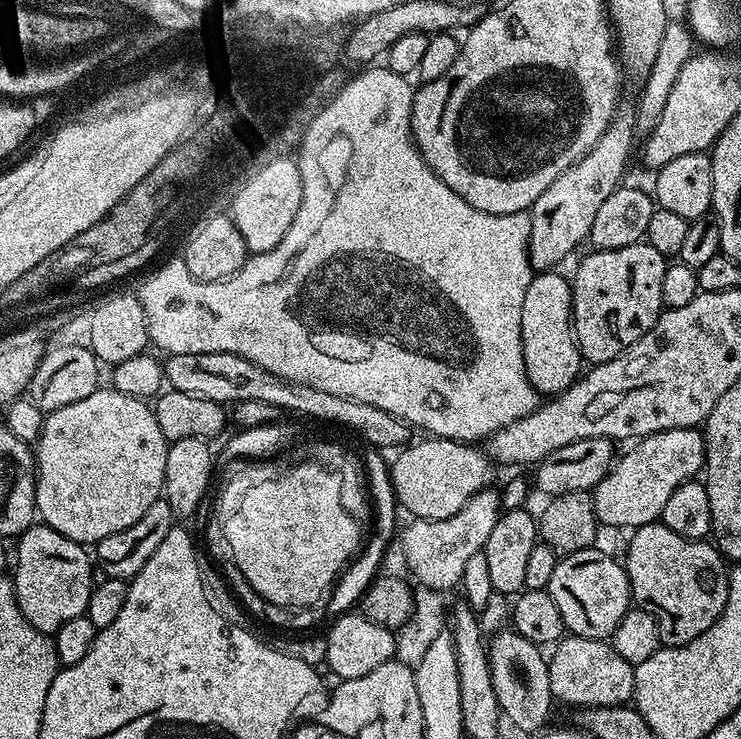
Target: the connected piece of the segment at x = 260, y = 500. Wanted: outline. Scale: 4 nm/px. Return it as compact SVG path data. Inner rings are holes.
M319 464L317 468L296 468L296 472L292 472L292 476L284 476L284 480L276 480L276 484L260 484L260 488L252 488L252 492L248 492L248 496L244 496L244 508L239 508L235 511L235 515L227 519L226 542L229 543L232 562L245 575L246 582L253 588L261 601L277 604L283 608L306 608L319 605L349 561L357 555L362 544L362 532L360 536L360 528L356 525L355 515L342 506L342 499L339 498L339 484L339 475L323 464Z

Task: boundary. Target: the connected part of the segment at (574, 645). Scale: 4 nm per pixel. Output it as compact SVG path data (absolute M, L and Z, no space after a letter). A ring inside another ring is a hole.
M565 635L547 657L553 701L573 704L573 709L627 705L633 699L635 667L612 649L608 640Z

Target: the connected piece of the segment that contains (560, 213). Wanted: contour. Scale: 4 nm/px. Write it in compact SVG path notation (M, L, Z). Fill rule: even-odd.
M617 111L616 117L610 122L602 138L598 138L596 145L589 152L583 153L566 171L558 174L558 178L554 178L554 182L550 182L550 186L546 186L546 190L542 190L542 194L538 194L538 198L532 203L528 260L533 269L555 269L560 266L556 264L562 263L580 243L583 245L590 234L590 226L594 226L594 217L598 214L602 202L606 202L606 198L610 198L610 194L614 194L616 189L621 187L623 180L620 179L628 168L628 155L632 152L632 139L637 139L638 136L635 115L631 111L624 111Z

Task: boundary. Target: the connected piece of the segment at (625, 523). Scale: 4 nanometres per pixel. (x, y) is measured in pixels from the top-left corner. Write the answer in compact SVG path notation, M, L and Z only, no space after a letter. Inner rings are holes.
M699 427L655 432L629 448L591 491L596 519L603 527L635 530L657 523L670 494L687 480L697 479L704 470L704 434Z

